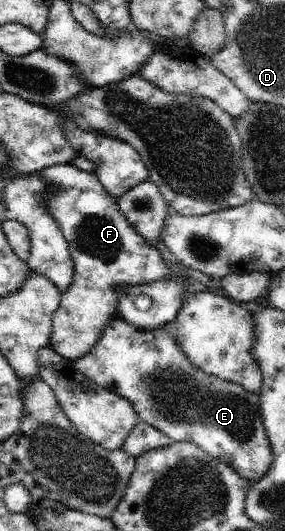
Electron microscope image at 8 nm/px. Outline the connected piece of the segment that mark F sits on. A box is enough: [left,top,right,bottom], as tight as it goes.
[39,163,173,362]

